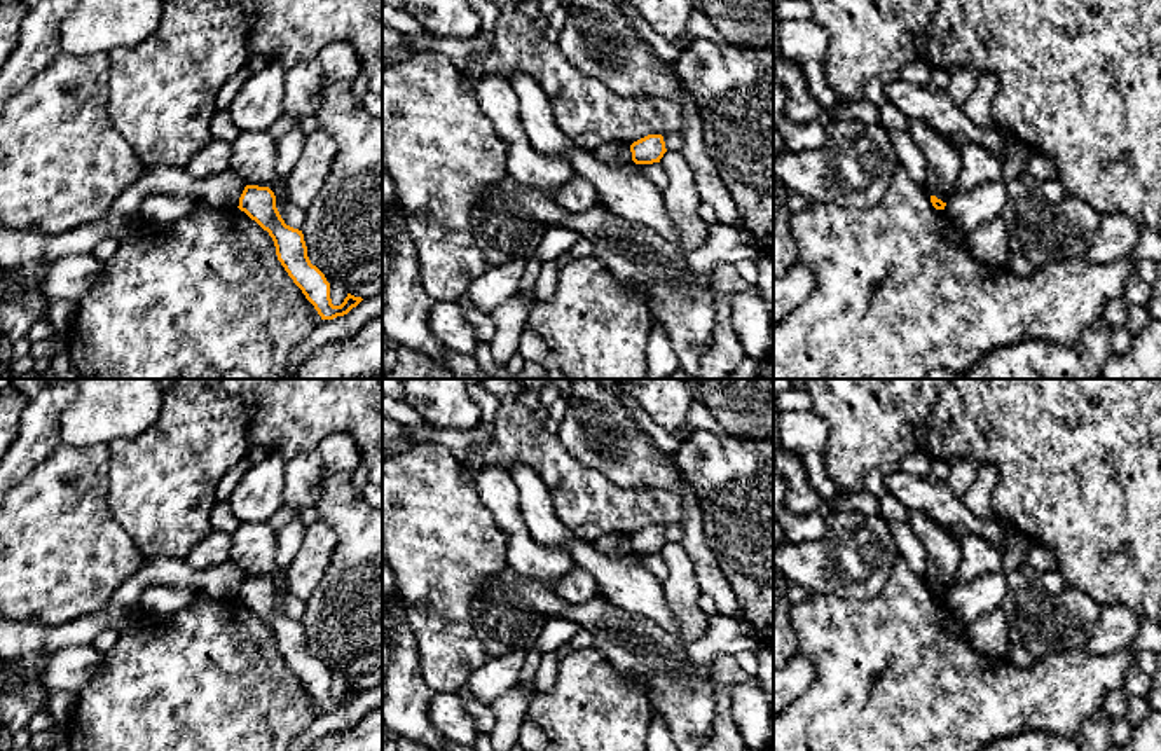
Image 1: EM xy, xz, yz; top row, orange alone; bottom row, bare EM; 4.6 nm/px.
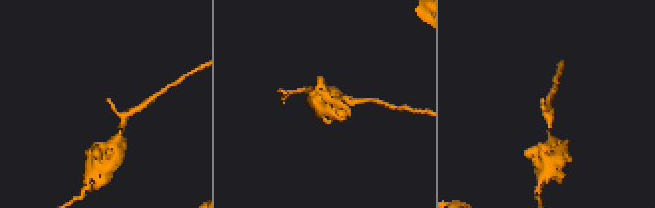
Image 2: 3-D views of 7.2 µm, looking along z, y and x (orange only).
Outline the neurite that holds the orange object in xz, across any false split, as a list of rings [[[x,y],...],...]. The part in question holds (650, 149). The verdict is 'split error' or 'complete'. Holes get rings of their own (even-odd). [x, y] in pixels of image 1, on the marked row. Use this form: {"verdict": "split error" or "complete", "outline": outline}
{"verdict": "complete", "outline": [[[648,134],[630,145],[632,161],[635,164],[660,162],[667,152],[662,134]]]}

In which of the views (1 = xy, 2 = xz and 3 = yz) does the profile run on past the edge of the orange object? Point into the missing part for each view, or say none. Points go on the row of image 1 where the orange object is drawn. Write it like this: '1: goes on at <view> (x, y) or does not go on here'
1: does not go on here
2: does not go on here
3: does not go on here

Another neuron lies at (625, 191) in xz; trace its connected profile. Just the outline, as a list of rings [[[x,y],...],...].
[[[517,72],[510,84],[520,103],[522,127],[536,152],[567,161],[576,175],[595,187],[601,204],[613,213],[648,225],[669,241],[679,241],[662,190],[641,173],[634,161],[620,168],[601,162],[560,131],[548,96],[532,77]]]

